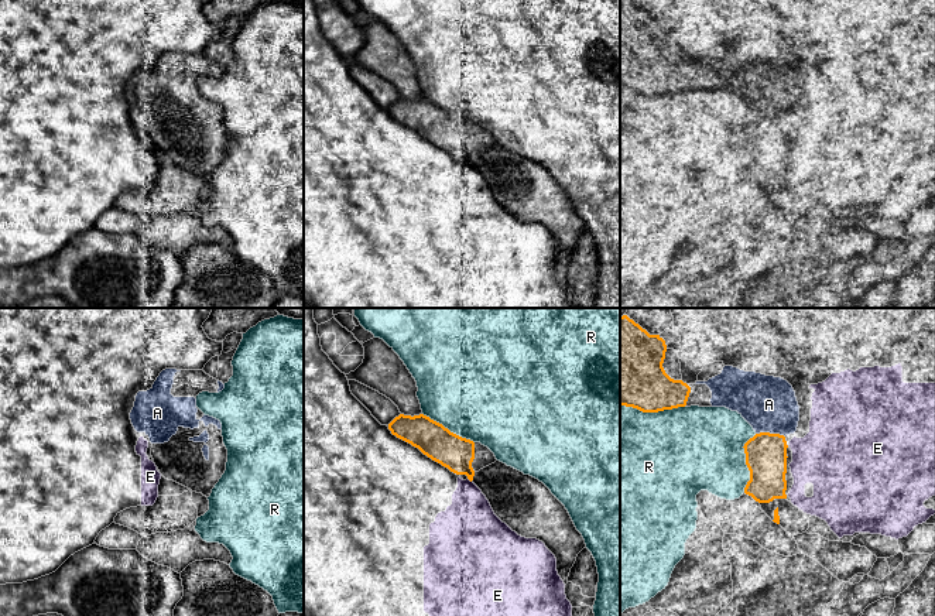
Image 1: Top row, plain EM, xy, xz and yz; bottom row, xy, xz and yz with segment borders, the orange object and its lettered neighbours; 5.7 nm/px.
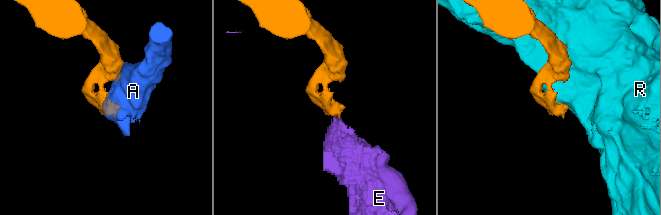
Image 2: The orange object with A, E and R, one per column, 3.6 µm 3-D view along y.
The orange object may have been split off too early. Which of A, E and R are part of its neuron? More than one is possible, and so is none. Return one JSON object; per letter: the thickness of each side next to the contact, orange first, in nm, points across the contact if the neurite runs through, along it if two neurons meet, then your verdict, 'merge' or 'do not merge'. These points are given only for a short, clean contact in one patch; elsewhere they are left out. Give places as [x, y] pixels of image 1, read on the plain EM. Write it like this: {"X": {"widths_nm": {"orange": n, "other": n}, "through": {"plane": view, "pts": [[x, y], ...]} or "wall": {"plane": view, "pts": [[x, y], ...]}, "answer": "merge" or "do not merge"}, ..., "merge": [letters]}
{"A": {"widths_nm": {"orange": 240, "other": 320}, "answer": "do not merge"}, "E": {"widths_nm": {"orange": 200, "other": 300}, "answer": "do not merge"}, "R": {"widths_nm": {"orange": 360, "other": 500}, "answer": "do not merge"}, "merge": []}

